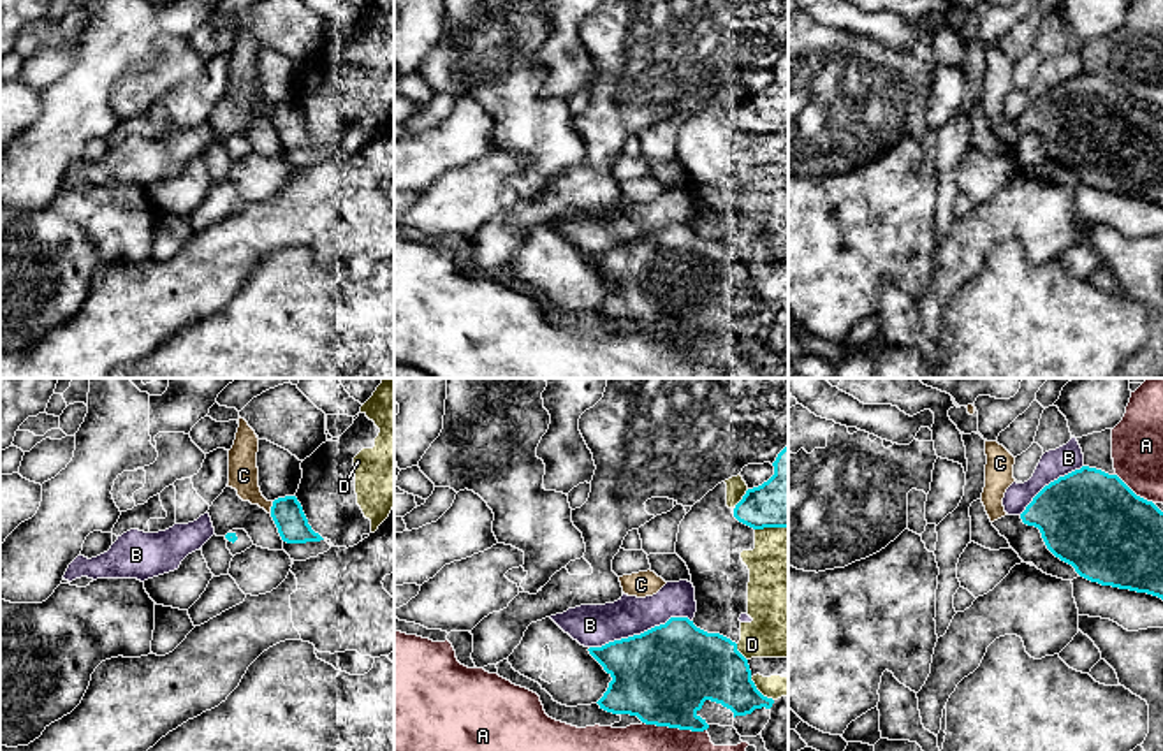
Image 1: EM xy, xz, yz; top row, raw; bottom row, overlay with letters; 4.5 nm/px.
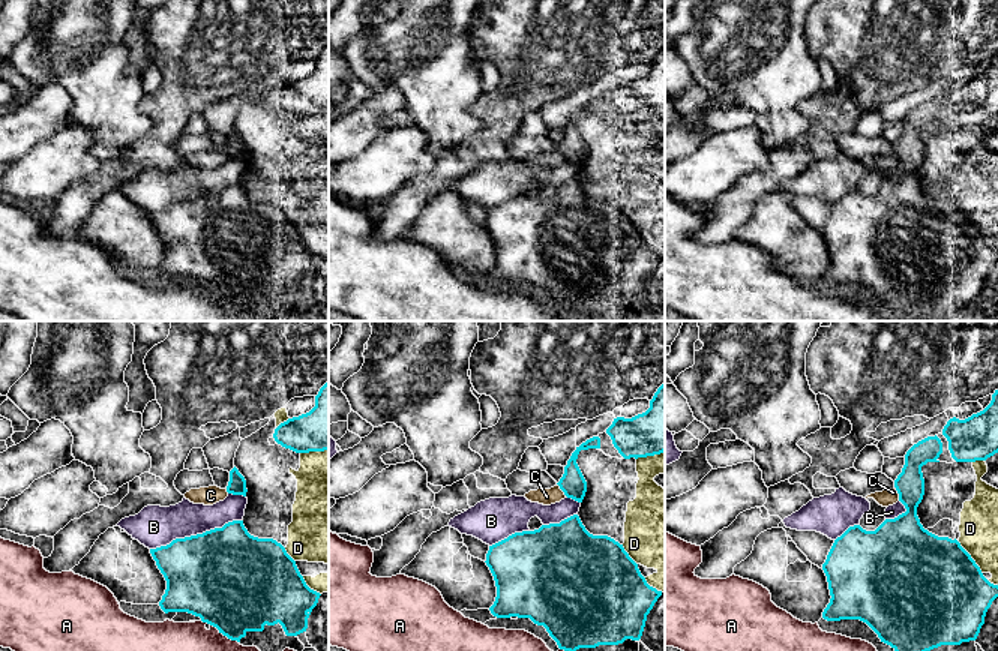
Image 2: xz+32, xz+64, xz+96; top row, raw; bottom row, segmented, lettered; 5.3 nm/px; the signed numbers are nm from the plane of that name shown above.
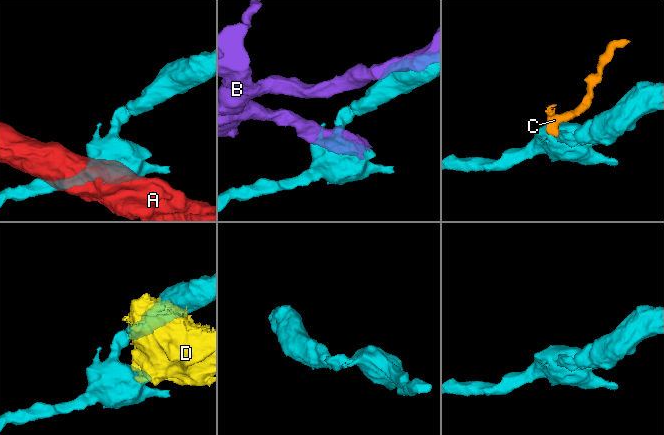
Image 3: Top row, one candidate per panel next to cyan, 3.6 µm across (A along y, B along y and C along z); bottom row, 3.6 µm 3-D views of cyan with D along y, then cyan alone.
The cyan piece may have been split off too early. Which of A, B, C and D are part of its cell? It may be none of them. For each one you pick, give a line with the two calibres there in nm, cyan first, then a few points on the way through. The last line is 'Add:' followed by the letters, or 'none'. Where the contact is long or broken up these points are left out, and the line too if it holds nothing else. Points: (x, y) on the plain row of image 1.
Add: none

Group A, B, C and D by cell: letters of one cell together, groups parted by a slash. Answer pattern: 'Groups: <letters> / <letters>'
Groups: A / B / C / D

